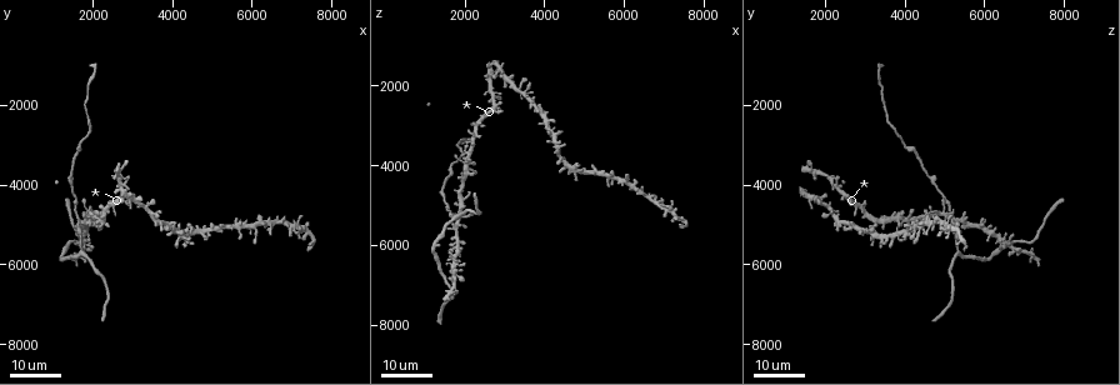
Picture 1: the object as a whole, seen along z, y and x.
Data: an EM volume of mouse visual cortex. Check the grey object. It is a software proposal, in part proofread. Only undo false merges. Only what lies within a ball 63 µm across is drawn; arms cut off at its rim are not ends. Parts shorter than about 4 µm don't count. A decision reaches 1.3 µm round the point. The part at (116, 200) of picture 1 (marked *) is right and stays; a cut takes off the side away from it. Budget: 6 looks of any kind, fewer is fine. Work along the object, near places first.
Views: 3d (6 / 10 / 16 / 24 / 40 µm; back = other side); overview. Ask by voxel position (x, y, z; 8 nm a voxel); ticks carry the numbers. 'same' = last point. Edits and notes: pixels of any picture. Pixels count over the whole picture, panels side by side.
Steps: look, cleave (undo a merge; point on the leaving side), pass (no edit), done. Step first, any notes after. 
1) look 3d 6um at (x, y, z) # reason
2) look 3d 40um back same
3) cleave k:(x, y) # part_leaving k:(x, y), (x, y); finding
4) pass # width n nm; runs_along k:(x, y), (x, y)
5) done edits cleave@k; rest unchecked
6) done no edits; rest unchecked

look 3d 24um at (2750, 3950, 2200) # a fork

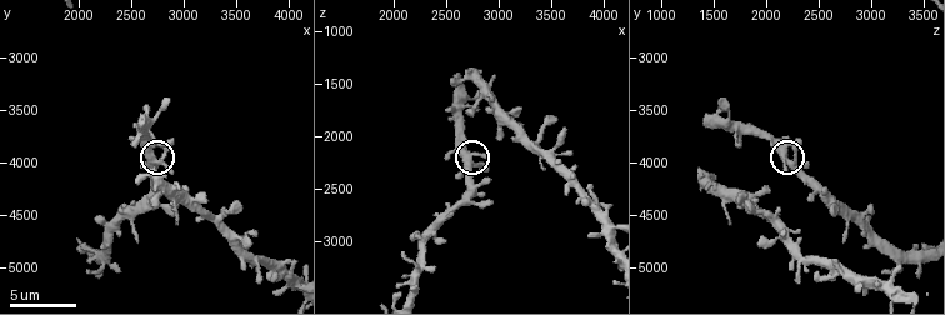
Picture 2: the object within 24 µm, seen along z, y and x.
look 3d 6um at (2720, 3980, 2180)

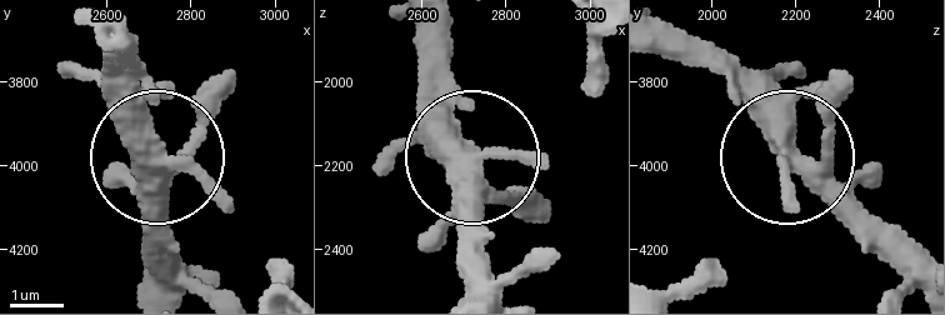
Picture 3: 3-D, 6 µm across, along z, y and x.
pass # width 340 nm; all the same cell

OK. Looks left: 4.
look 3d 16um at (3080, 4400, 1820)

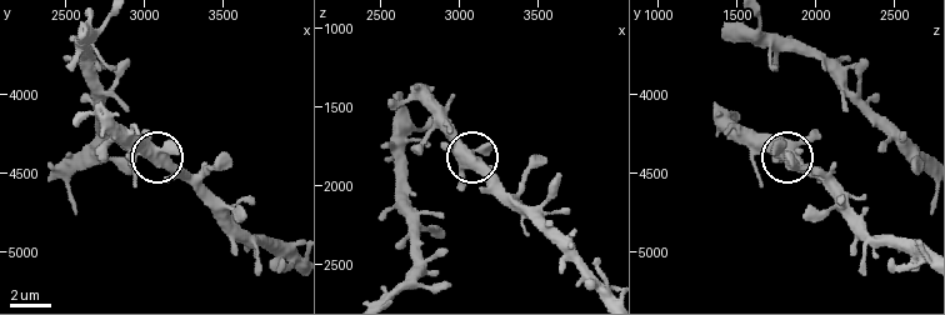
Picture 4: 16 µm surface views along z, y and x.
pass # width 470 nm; one cell here

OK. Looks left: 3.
look 3d 16um at (1750, 5800, 5400) # three-way junction

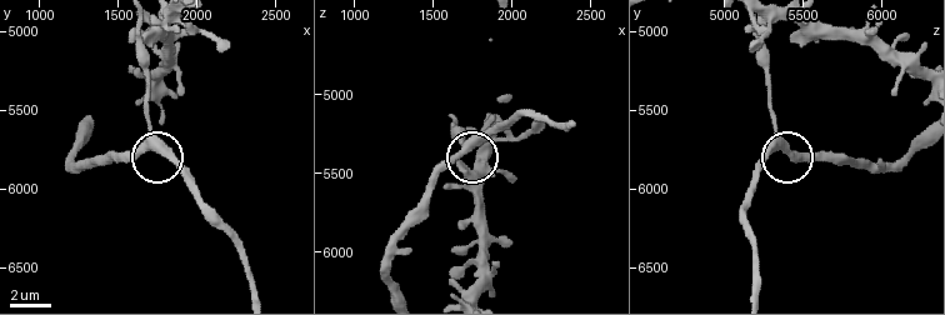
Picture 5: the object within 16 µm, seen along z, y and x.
look 3d 10um at (1720, 5720, 5340) # closer look

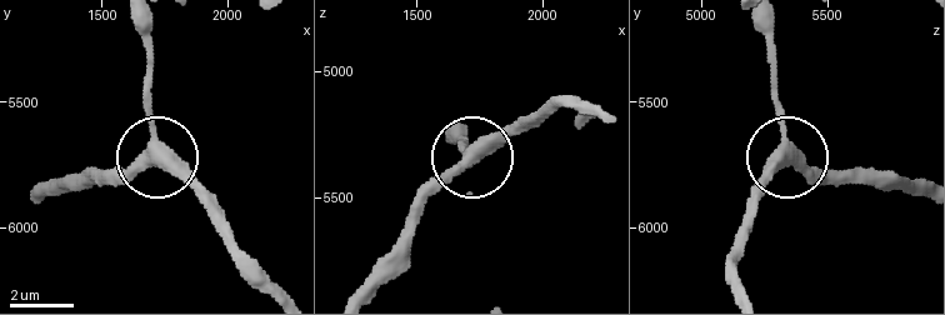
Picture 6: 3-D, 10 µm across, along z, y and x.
pass # width 370 nm; runs_along 6:(138, 28), (154, 149), (208, 203); one cell here

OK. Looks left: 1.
done no edits; rest unchecked

